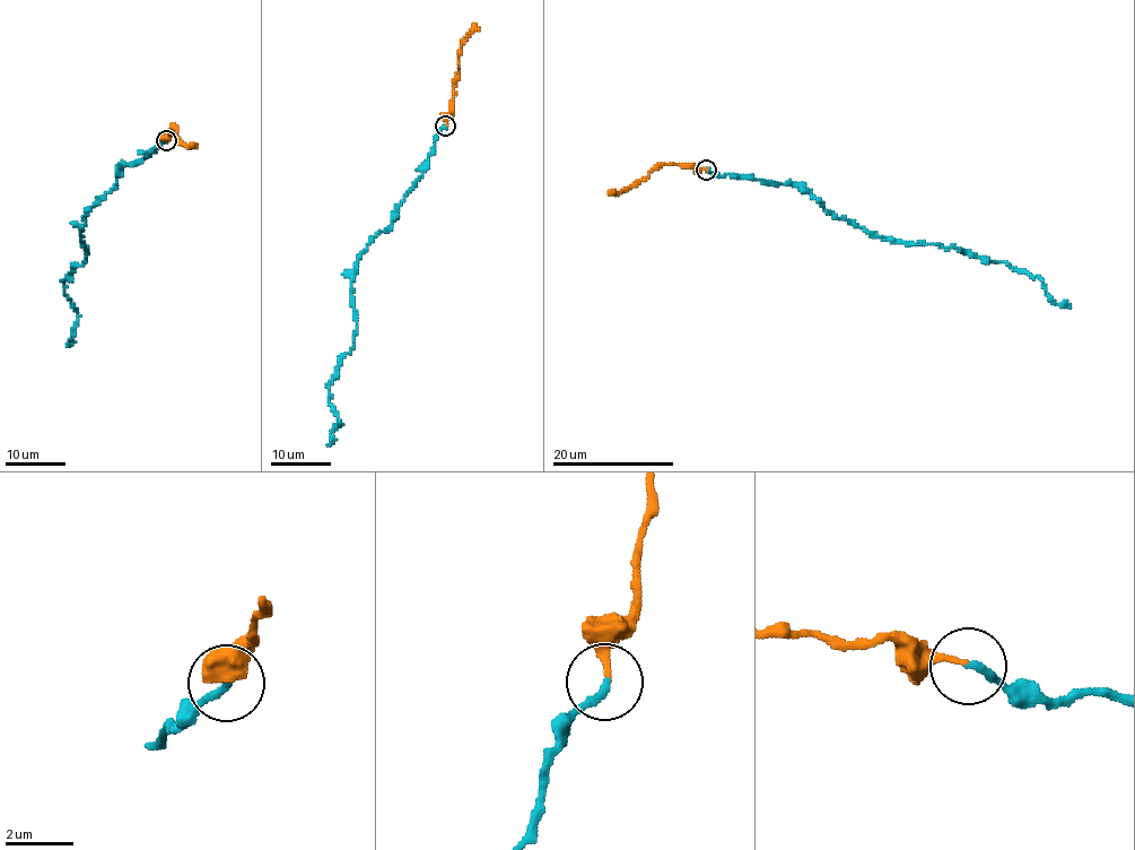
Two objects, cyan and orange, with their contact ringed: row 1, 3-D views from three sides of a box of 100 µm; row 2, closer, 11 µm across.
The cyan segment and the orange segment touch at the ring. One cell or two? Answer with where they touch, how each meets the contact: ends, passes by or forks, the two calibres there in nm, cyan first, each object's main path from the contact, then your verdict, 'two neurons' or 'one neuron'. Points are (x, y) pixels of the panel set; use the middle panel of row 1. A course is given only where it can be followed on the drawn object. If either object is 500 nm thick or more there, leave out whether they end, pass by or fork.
place (445, 126); cyan ends; orange ends; calibres 240 and 180 nm; course cyan (446, 124), (392, 225), (357, 261), (355, 347), (329, 387), (340, 423), (328, 444); course orange (446, 124), (453, 80), (457, 75), (459, 50), (477, 25); one neuron

